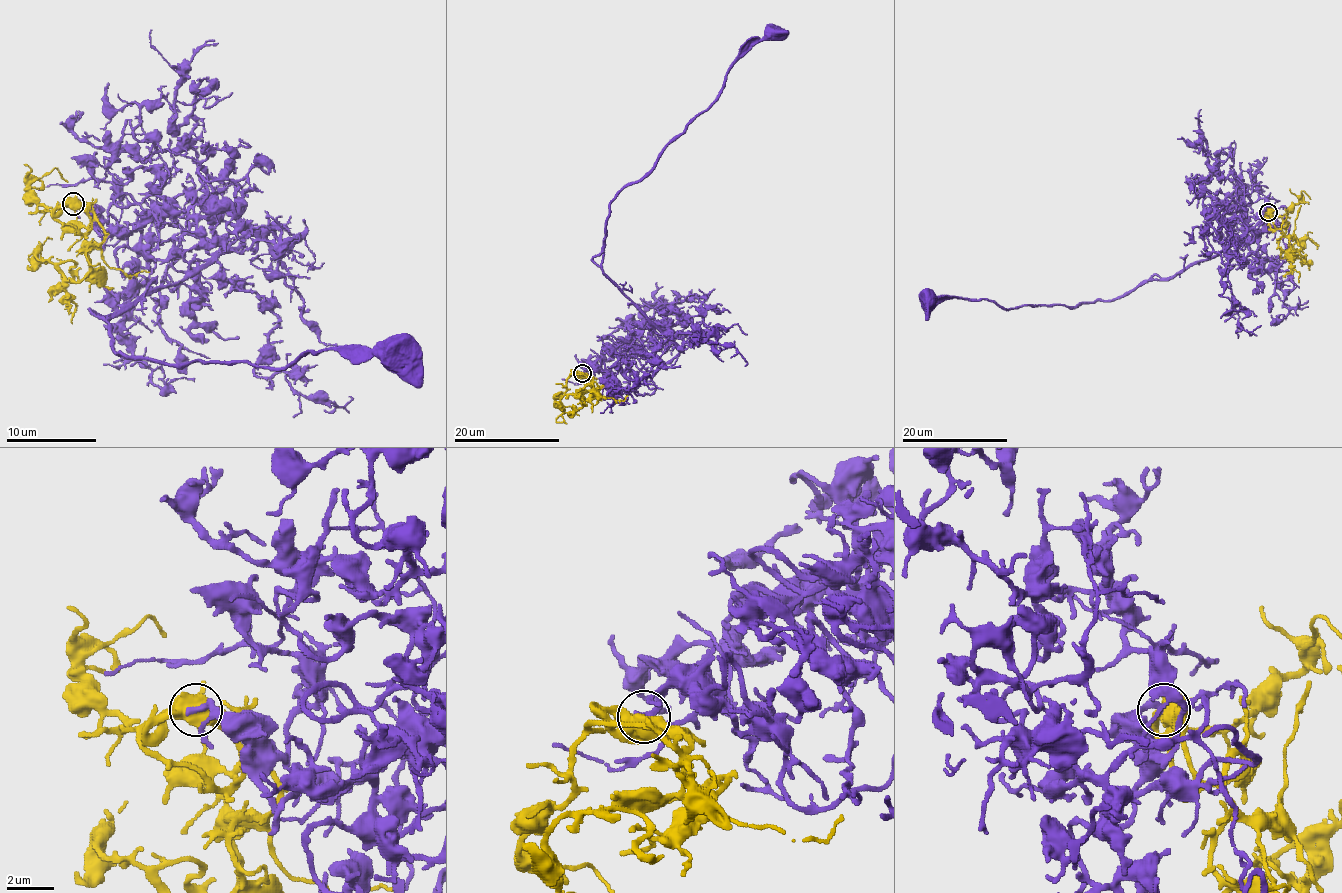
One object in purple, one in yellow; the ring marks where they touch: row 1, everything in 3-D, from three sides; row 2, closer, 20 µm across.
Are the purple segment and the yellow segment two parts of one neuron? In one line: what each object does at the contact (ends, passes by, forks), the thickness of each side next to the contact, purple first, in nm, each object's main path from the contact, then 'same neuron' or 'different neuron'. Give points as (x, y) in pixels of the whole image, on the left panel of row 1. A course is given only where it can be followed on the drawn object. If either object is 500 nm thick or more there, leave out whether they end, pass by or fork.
300 nm thick on the purple side, 650 nm on the other; purple runs (72, 204), (104, 246), (166, 211), (236, 235), (106, 318), (119, 354), (397, 359); yellow runs (72, 204), (104, 231), (90, 271), (72, 282), (39, 249), (41, 267); same neuron

